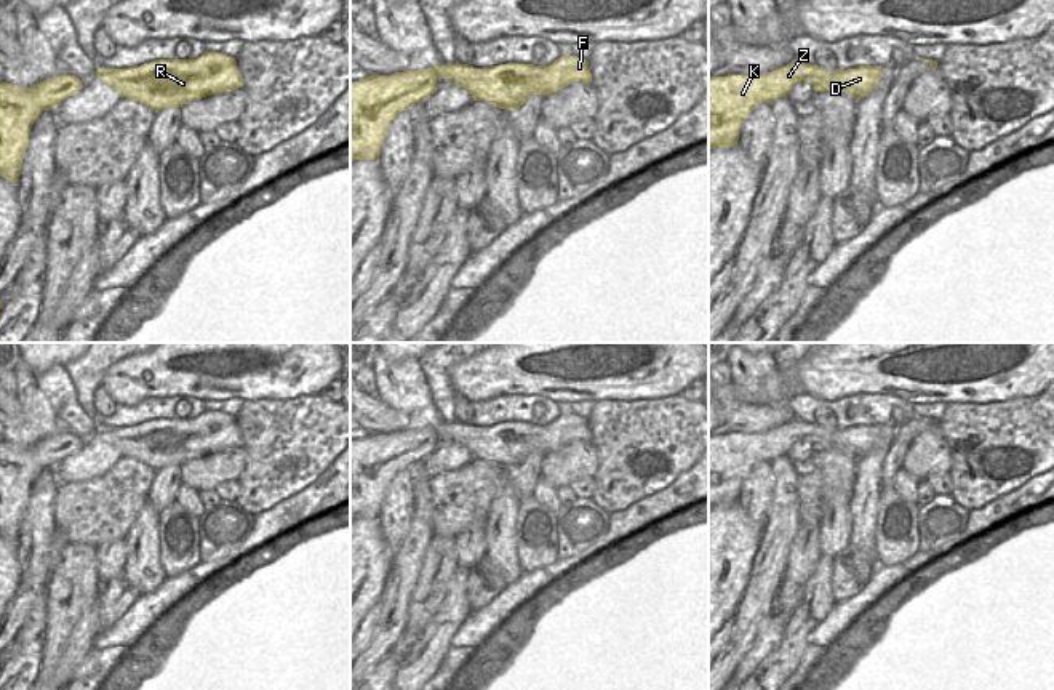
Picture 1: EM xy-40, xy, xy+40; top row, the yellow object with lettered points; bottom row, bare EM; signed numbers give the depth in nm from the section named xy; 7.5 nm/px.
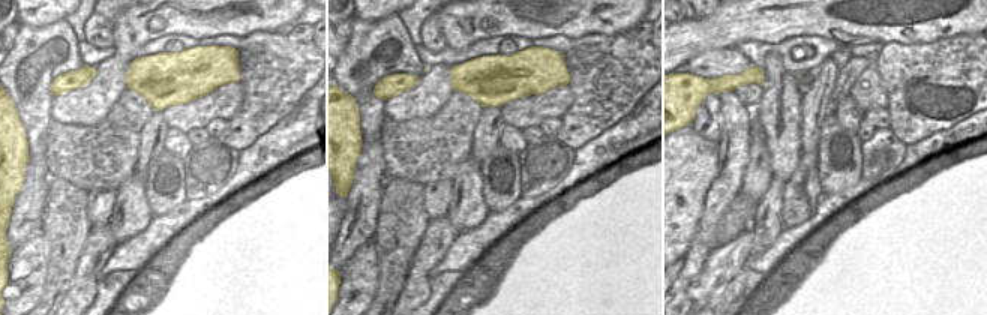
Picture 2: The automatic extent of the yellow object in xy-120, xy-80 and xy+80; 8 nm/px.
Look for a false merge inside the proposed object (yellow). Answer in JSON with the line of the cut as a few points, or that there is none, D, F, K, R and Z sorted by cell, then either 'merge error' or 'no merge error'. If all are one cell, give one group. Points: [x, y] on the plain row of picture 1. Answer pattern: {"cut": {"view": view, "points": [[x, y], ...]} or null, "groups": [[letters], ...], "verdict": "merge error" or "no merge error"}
{"cut": null, "groups": [["D", "F", "K", "R", "Z"]], "verdict": "no merge error"}

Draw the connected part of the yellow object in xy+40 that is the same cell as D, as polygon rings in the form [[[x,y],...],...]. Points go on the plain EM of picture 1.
[[[798,418],[761,434],[709,435],[709,507],[736,504],[750,471],[761,461],[773,463],[777,456],[787,456],[801,439],[811,442],[814,451],[843,448],[857,459],[867,455],[881,435],[881,424],[827,431]]]

